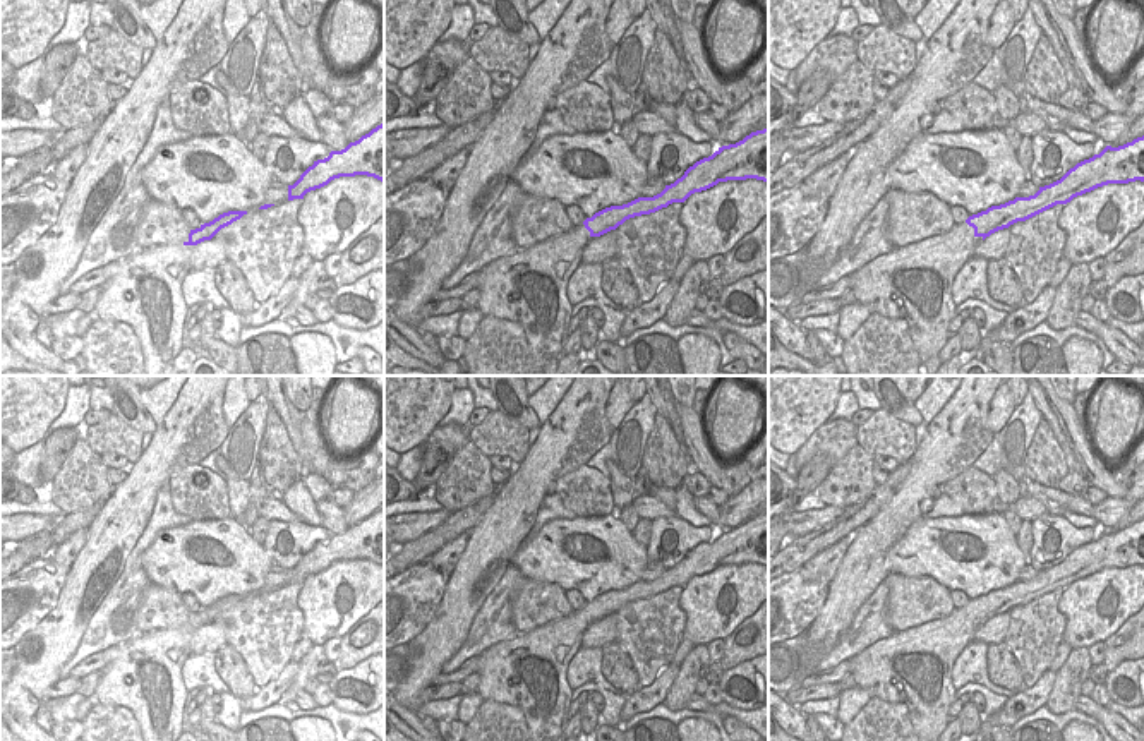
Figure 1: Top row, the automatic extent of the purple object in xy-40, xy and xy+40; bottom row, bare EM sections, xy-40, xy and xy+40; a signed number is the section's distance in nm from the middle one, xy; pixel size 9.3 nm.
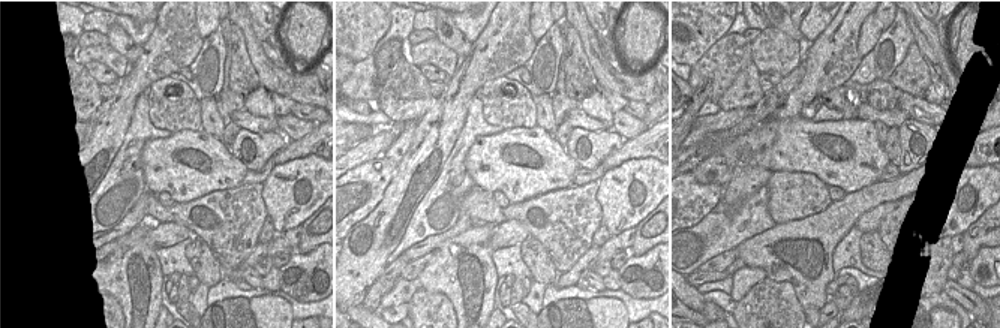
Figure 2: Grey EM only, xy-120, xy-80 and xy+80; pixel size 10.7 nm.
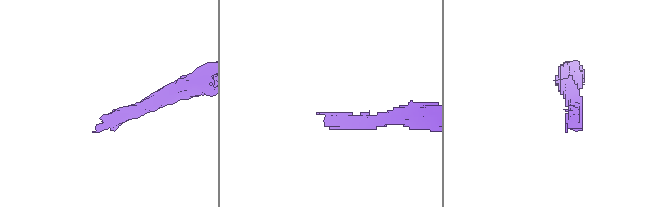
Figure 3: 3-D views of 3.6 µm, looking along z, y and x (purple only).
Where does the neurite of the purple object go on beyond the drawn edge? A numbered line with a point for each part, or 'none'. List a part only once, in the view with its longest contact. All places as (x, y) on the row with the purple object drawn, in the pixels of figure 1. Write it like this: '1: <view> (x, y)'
1: xy+40 (915, 282)

